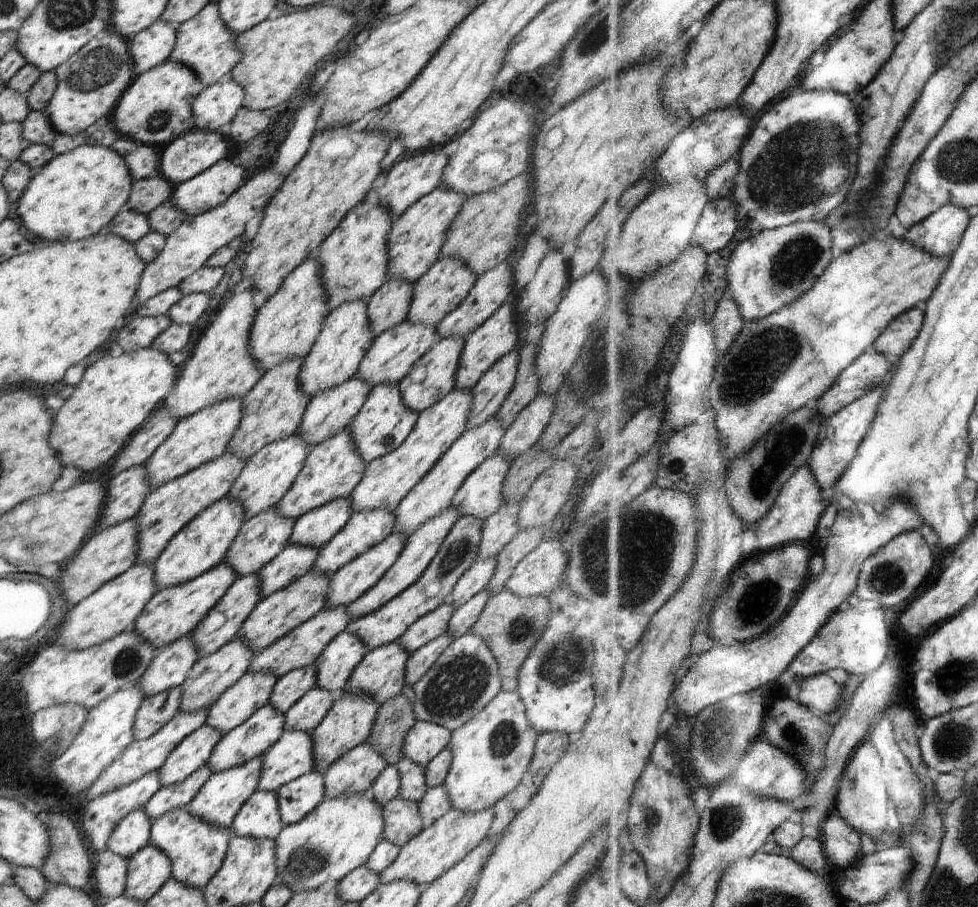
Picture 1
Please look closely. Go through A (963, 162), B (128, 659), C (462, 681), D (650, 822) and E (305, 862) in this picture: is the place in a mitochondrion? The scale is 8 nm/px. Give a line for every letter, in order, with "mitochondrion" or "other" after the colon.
A: mitochondrion
B: mitochondrion
C: mitochondrion
D: mitochondrion
E: mitochondrion

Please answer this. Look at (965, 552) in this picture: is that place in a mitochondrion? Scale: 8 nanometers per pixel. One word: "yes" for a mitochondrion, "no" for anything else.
no

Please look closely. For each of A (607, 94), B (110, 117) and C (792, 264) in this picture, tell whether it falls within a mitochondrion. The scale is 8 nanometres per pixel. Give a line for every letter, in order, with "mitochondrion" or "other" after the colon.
A: other
B: other
C: mitochondrion

